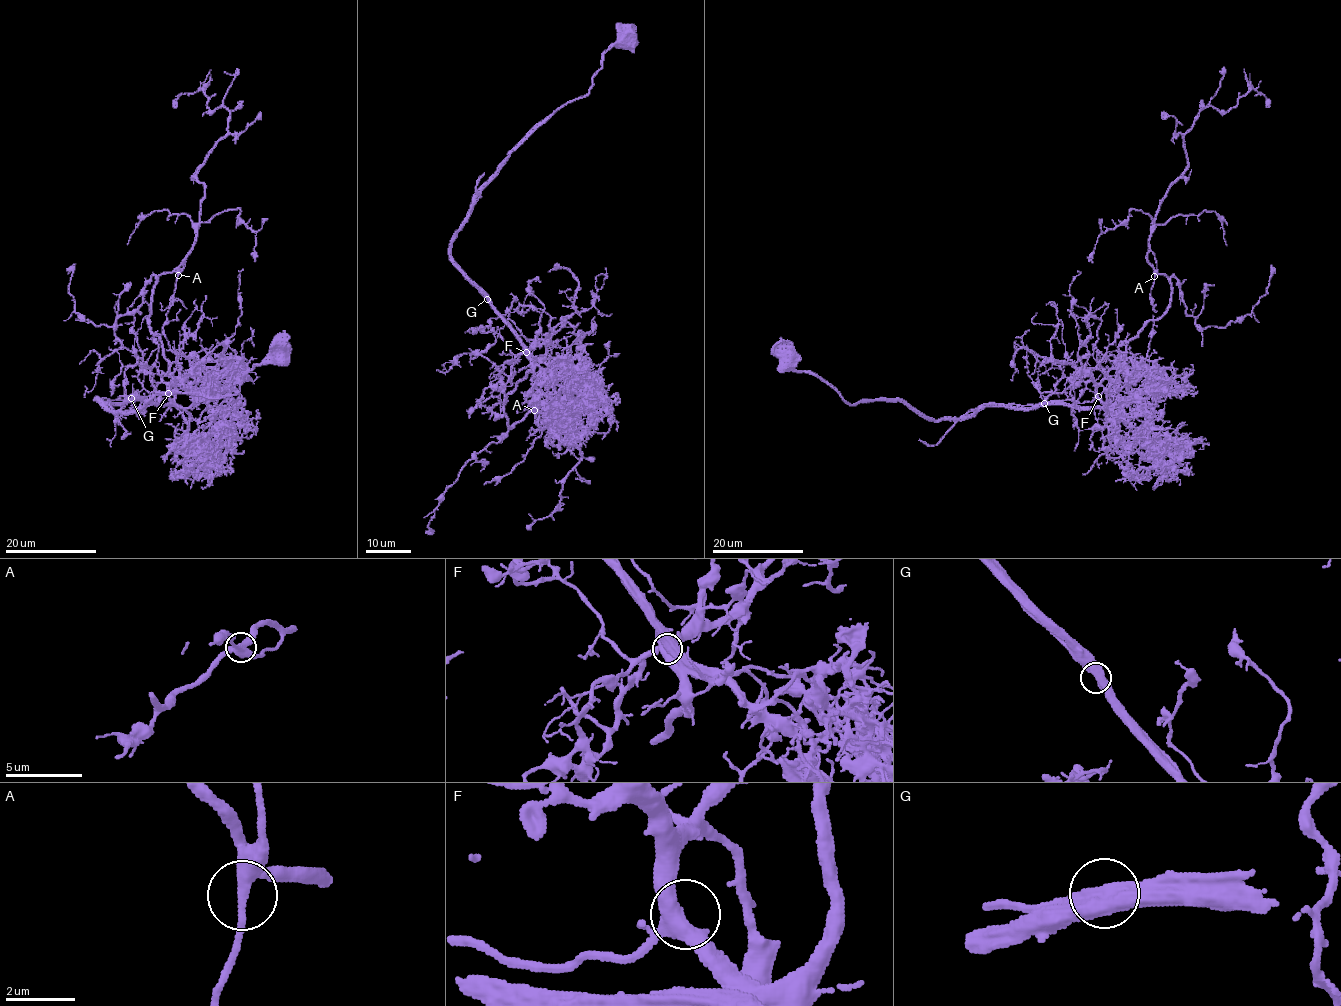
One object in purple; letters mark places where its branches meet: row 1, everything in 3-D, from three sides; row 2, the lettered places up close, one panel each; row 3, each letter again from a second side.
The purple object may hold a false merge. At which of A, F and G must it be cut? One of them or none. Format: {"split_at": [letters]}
{"split_at": ["G"]}

